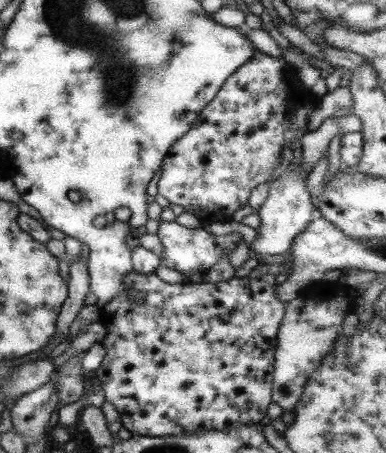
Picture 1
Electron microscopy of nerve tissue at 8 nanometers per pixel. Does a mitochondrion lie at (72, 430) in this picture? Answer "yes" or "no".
no

